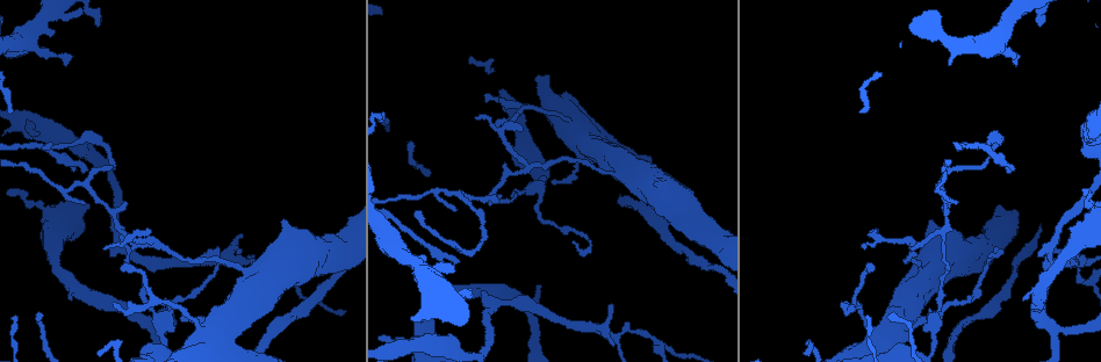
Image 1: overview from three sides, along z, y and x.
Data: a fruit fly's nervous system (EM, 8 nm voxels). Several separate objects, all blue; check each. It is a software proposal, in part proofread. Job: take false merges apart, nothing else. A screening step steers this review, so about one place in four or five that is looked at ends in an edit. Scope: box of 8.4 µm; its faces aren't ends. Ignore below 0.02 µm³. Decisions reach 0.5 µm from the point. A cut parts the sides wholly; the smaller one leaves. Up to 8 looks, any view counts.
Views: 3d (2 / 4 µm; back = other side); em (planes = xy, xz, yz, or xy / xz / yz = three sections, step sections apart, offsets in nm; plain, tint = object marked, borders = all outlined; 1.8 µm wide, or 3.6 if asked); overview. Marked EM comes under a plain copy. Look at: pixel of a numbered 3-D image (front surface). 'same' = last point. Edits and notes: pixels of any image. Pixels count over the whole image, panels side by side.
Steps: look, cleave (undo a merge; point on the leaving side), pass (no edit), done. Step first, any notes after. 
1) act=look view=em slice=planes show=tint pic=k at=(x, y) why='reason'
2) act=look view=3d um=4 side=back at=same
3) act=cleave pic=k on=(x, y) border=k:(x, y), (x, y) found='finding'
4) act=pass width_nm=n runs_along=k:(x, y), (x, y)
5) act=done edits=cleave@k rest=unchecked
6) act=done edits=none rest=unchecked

act=look view=3d um=4 pic=1 at=(625, 175) why='calibre changes'

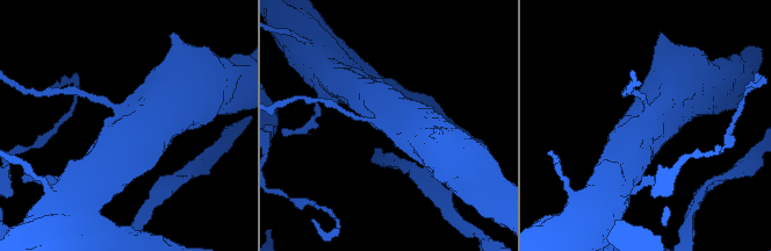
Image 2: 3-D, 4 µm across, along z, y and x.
act=look view=em um=3.6 slice=planes show=tint pic=2 at=(390, 124) why='now the EM'

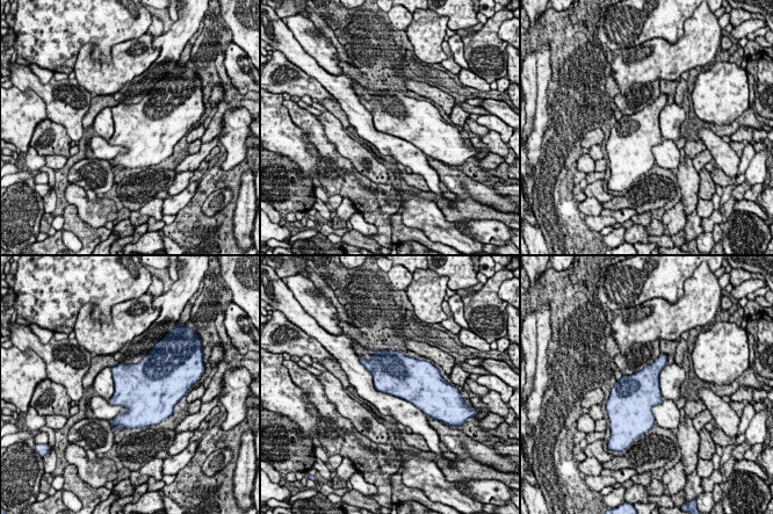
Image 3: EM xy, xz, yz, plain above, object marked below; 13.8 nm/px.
act=pass width_nm=550 found='one cell here'

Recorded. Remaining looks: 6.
act=look view=3d um=2 pic=1 at=(861, 308) why='a narrow waist'

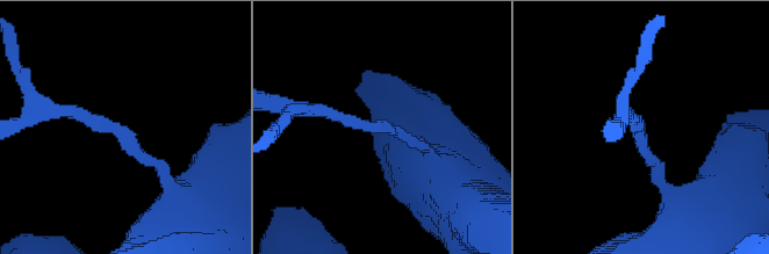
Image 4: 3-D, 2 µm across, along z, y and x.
act=look view=em slice=planes show=tint pic=4 at=(641, 127)

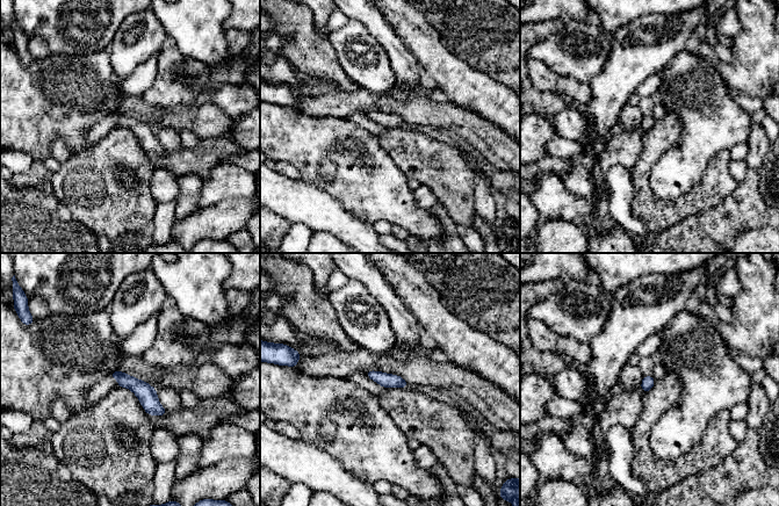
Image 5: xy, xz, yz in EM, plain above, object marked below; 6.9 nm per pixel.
act=pass runs_along=5:(115, 374), (132, 383), (161, 411) found='continuous, no second cell'

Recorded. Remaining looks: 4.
act=look view=em slice=planes show=tint pic=1 at=(613, 336) why='thick turns thin'

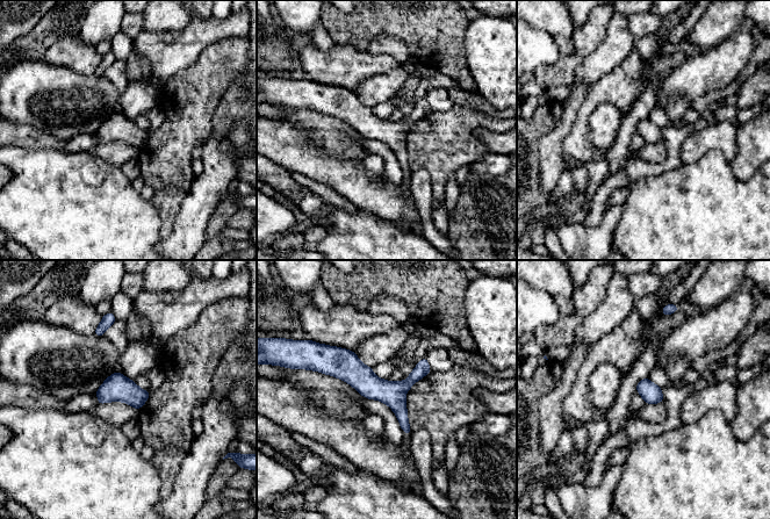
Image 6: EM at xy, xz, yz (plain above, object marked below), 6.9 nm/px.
act=pass runs_along=6:(322, 366), (380, 389), (407, 430) found='all the same cell'

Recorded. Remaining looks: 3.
act=done edits=none rest=unchecked

